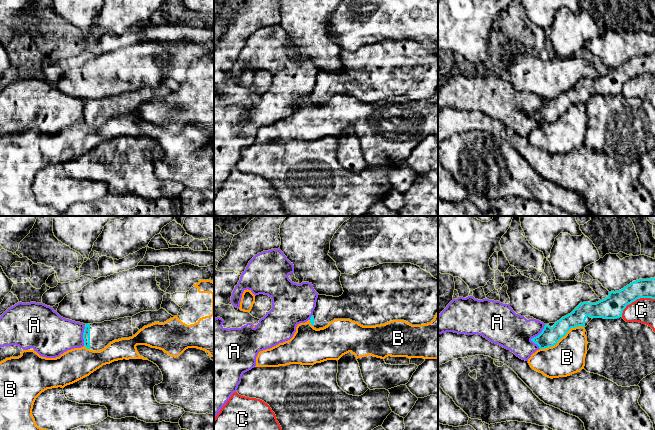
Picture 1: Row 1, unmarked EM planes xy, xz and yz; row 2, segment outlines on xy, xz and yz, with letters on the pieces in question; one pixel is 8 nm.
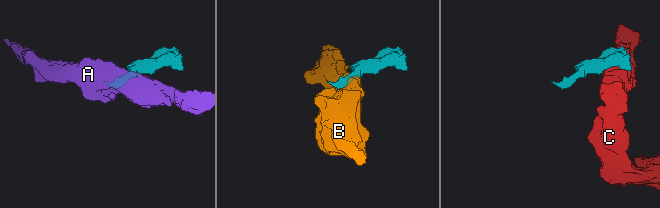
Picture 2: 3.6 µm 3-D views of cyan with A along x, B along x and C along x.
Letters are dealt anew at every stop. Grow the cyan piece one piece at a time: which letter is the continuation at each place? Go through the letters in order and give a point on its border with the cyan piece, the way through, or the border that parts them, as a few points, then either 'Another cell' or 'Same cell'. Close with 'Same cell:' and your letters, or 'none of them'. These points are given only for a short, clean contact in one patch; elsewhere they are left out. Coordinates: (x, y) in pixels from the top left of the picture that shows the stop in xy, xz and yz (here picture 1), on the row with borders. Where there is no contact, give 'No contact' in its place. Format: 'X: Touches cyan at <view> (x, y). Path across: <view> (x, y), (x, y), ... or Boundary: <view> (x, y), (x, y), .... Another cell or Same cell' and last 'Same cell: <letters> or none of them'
A: Touches cyan at yz (536, 336). Boundary: yz (545, 324), (544, 328), (531, 339), (539, 348). Another cell
B: Touches cyan at yz (561, 337). Boundary: yz (583, 326), (572, 327), (555, 344), (540, 349). Another cell
C: Touches cyan at yz (635, 300). Another cell
Same cell: none of them

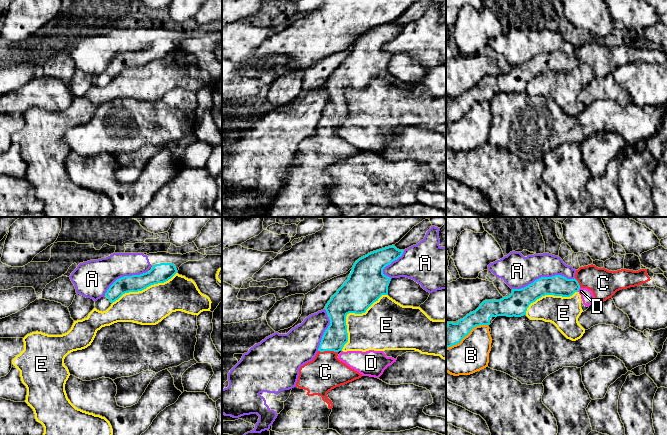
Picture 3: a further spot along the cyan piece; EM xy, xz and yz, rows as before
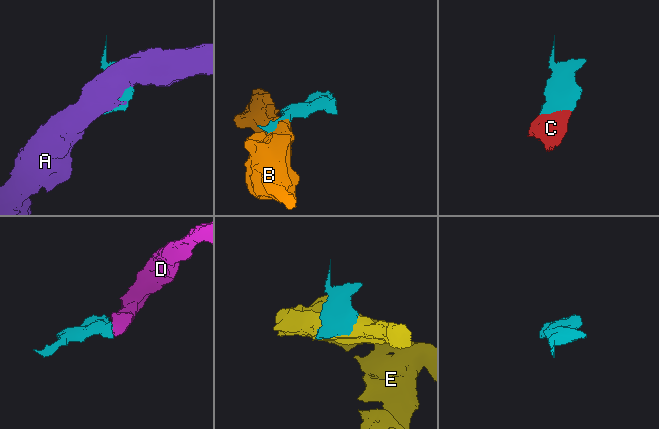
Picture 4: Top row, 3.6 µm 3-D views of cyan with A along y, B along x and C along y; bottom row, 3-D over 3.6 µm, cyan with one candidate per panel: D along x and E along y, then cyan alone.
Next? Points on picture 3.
A: Touches cyan at yz (543, 277). Another cell
B: Touches cyan at yz (466, 335). Boundary: yz (487, 324), (475, 326), (459, 342), (446, 348). Another cell
C: Touches cyan at xz (328, 350). Same cell
D: Touches cyan at yz (579, 288). Boundary: yz (580, 287), (577, 291). Another cell
E: Touches cyan at xz (350, 312). Another cell
Same cell: C

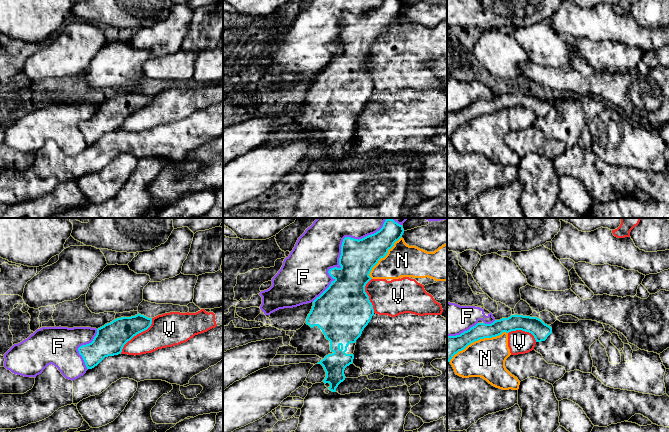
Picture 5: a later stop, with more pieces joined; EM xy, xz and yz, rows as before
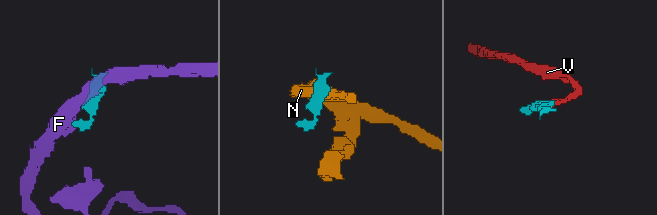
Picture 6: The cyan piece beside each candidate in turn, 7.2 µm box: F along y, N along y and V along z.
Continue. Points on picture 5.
F: Touches cyan at xz (342, 244). Another cell
N: Touches cyan at yz (477, 340). Another cell
V: Touches cyan at xy (136, 334). Boundary: xy (152, 318), (152, 323), (134, 335), (120, 353). Another cell
Same cell: none of them

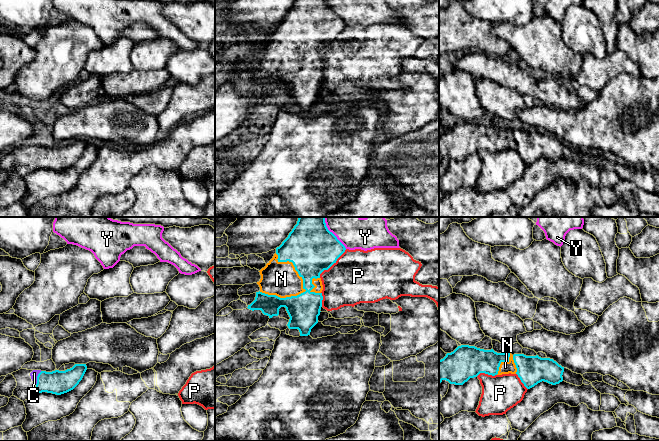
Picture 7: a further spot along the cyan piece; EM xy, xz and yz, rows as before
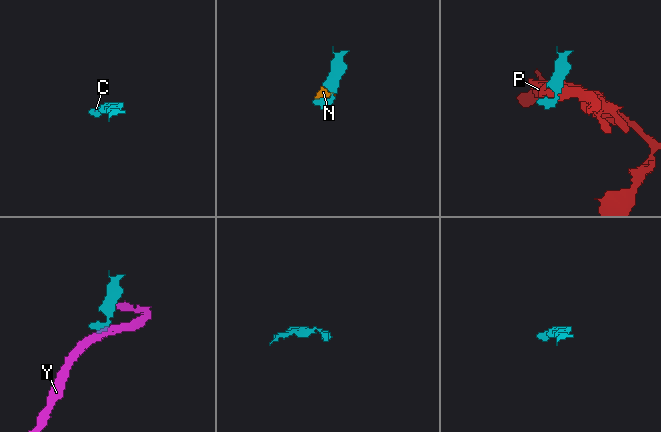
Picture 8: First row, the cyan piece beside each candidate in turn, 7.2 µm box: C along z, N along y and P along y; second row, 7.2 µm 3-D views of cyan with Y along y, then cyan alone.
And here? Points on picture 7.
C: Touches cyan at xy (37, 378). Same cell
N: Touches cyan at xz (294, 266). Same cell
P: Touches cyan at xz (332, 264). Another cell
Y: Touches cyan at xz (332, 233). Boundary: xz (324, 217), (326, 227), (346, 248). Another cell
Same cell: C, N

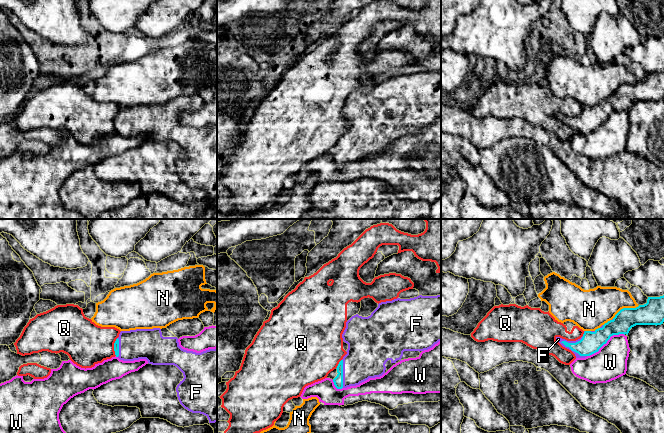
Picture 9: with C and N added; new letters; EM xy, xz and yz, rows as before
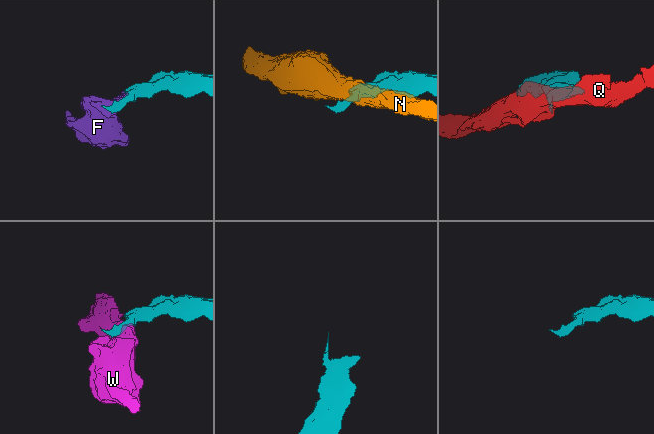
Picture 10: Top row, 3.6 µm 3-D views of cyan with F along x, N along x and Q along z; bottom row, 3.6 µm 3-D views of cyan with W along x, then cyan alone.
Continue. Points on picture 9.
F: Touches cyan at yz (573, 350). Same cell
N: Touches cyan at yz (621, 309). Another cell
Q: Touches cyan at xy (114, 346). Boundary: xy (117, 337), (114, 343), (115, 355). Another cell
W: Touches cyan at yz (606, 342). Boundary: yz (624, 334), (613, 334), (597, 351), (587, 356). Another cell
Same cell: F

